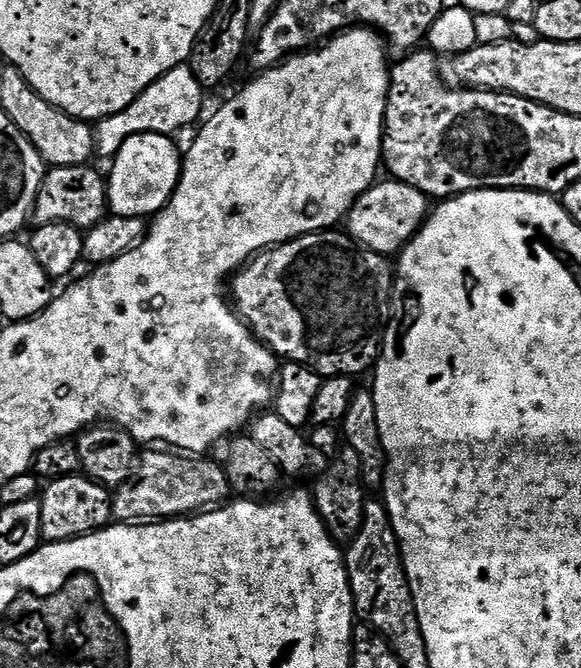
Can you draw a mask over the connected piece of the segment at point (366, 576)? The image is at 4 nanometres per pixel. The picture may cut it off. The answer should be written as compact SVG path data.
M369 499L365 503L360 533L346 548L346 563L352 600L359 619L379 632L392 645L393 652L428 652L408 585L404 560L400 557L400 543L392 529L388 509L379 499Z

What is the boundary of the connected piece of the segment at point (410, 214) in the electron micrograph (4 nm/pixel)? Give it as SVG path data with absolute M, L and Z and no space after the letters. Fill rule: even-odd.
M381 179L365 190L346 217L347 235L363 248L389 258L395 257L416 236L416 231L430 215L430 200L422 190L401 180ZM384 180L384 181L383 181Z

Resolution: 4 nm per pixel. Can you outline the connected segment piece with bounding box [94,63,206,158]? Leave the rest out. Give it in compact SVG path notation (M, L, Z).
M187 63L180 64L174 70L162 74L162 78L155 80L137 100L130 102L126 110L108 116L95 125L97 153L101 157L104 155L108 156L107 158L115 158L118 150L122 150L122 142L126 142L126 138L134 138L134 134L153 132L172 136L183 128L190 127L192 123L195 125L201 119L200 111L204 108L204 96L206 89L200 85L191 67Z

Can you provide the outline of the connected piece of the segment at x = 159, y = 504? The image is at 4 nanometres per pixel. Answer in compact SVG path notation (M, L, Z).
M148 450L139 457L130 480L115 489L112 515L120 522L159 522L169 518L188 518L223 505L230 487L225 469L212 460L176 450Z

